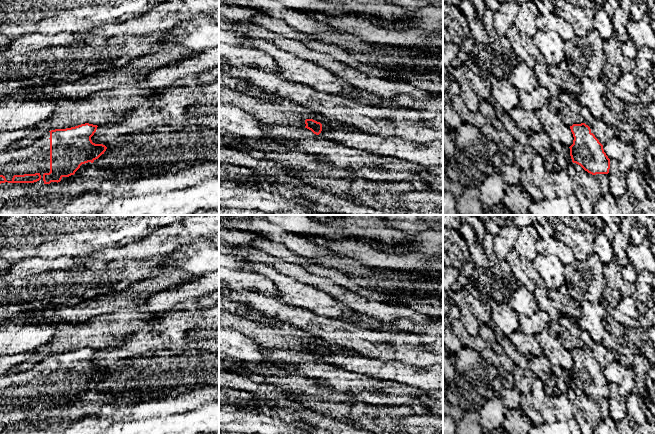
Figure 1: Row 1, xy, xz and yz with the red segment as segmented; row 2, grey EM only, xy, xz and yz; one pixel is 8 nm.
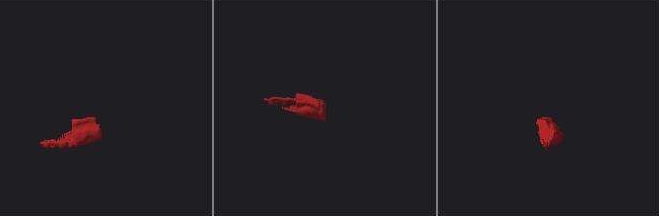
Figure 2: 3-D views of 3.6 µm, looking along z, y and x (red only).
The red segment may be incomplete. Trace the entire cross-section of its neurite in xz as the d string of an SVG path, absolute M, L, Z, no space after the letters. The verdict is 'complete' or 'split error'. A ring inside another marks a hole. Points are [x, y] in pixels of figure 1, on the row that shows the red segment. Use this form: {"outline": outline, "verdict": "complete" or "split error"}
{"outline": "M313 119L305 120L305 128L321 138L382 157L394 157L423 167L443 167L443 141L409 141L398 137L381 137L362 132L330 129Z", "verdict": "split error"}

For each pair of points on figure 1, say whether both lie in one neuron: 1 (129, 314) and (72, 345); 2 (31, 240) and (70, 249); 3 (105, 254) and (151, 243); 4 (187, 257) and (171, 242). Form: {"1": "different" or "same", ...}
{"1": "same", "2": "same", "3": "same", "4": "different"}

